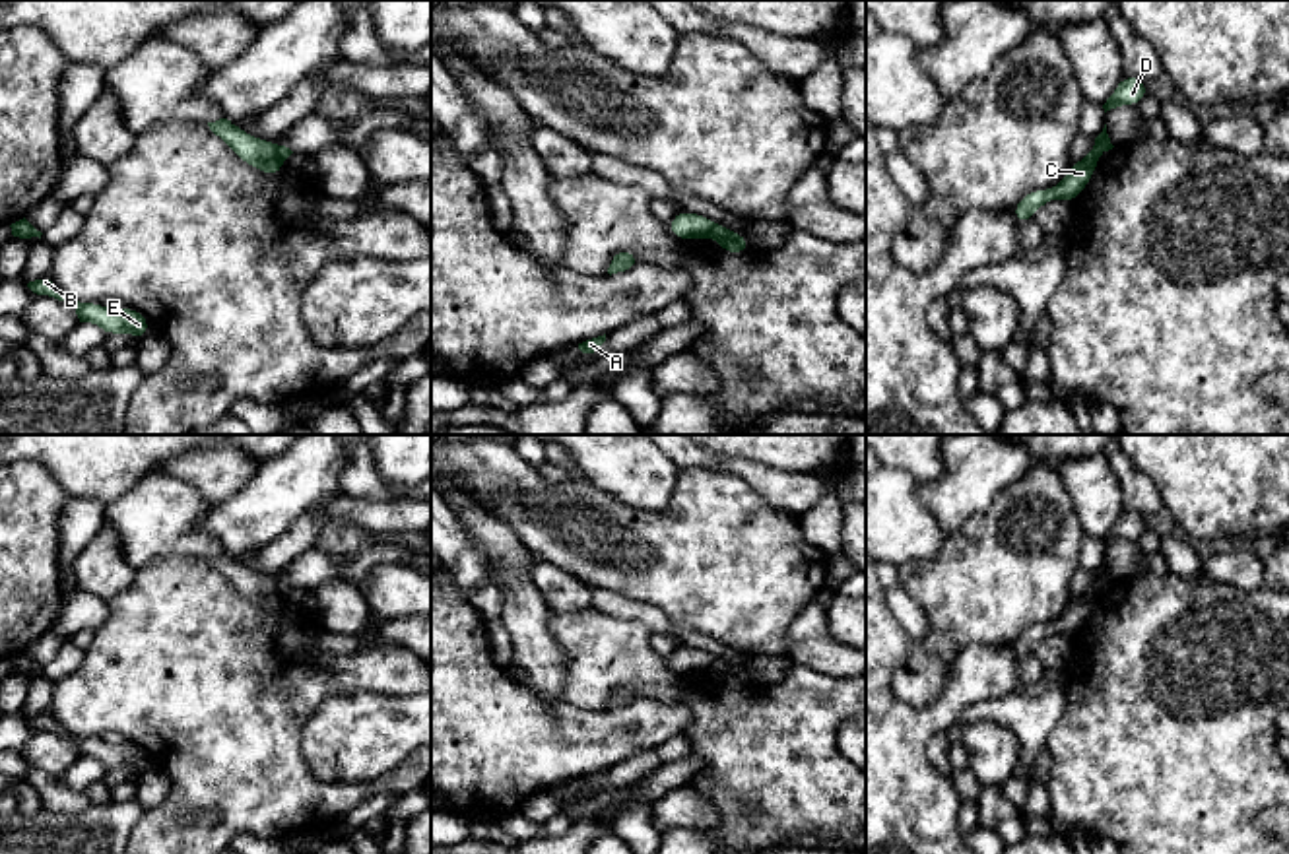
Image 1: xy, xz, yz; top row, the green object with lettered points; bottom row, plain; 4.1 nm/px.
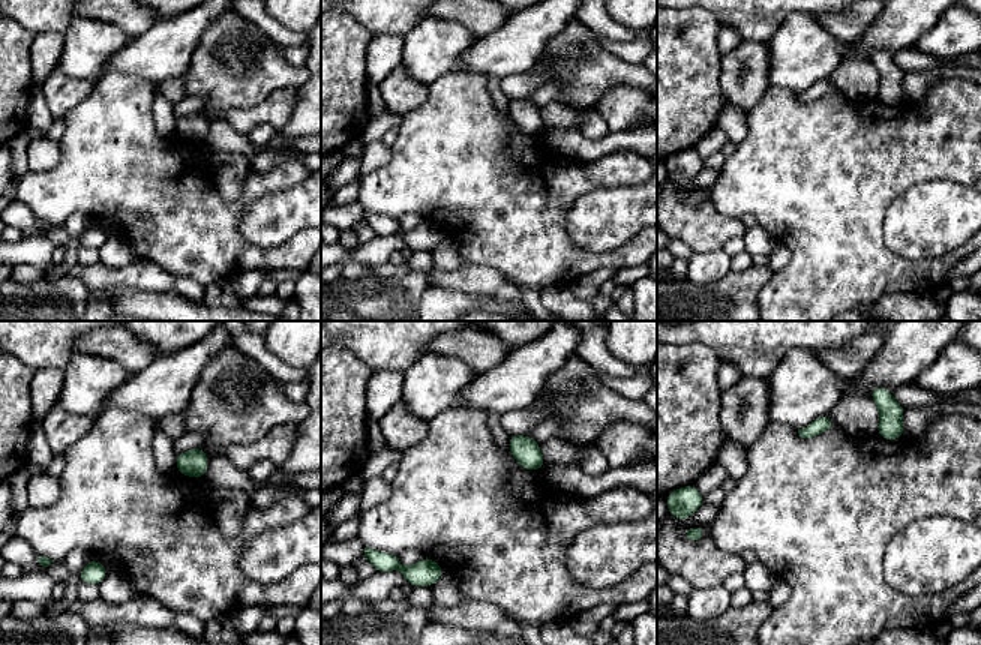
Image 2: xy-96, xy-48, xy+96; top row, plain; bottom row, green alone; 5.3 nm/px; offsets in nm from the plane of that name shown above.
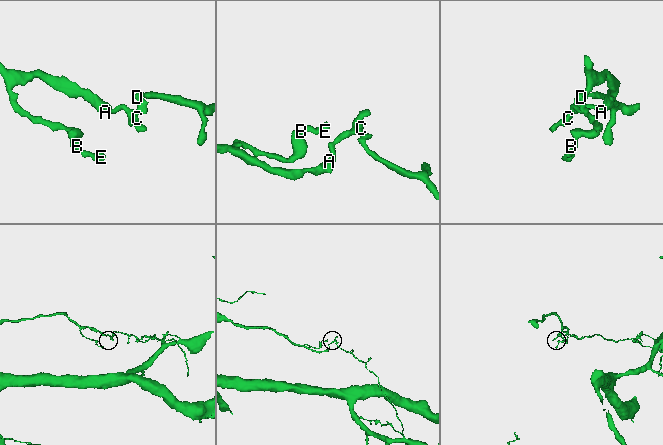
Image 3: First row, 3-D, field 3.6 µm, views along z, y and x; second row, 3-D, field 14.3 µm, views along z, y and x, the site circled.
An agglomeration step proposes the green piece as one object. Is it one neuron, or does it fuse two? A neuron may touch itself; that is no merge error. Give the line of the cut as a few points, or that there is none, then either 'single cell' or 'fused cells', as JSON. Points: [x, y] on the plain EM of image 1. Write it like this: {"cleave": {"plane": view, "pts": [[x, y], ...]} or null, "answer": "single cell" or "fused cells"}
{"cleave": {"plane": "xz", "pts": [[715, 658], [707, 670]]}, "answer": "fused cells"}

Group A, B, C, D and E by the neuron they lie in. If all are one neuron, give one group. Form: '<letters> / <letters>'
A B C E / D

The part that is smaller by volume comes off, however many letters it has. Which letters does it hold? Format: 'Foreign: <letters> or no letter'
Foreign: A, B, C, E

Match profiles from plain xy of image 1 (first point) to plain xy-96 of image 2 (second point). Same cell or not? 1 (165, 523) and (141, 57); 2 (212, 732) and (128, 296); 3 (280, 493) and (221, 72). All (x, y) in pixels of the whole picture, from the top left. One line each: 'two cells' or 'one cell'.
1: two cells
2: two cells
3: two cells

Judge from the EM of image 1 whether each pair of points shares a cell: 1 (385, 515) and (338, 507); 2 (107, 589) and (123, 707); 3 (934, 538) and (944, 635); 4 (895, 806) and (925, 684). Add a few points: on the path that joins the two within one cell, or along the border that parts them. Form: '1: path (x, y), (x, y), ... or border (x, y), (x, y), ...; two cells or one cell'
1: path (373, 515), (350, 509); one cell
2: border (136, 571), (136, 579), (107, 602); two cells
3: border (950, 536), (936, 554), (915, 558), (897, 567); two cells
4: border (948, 672), (942, 689), (919, 707), (892, 689); two cells

